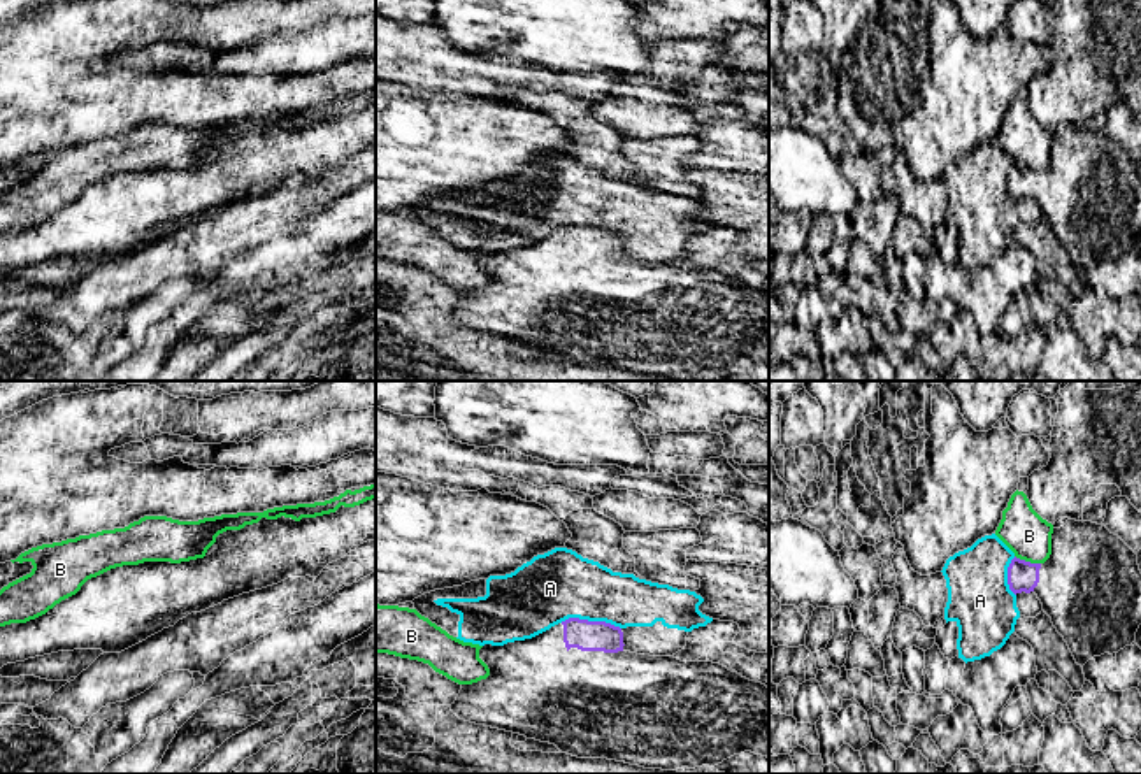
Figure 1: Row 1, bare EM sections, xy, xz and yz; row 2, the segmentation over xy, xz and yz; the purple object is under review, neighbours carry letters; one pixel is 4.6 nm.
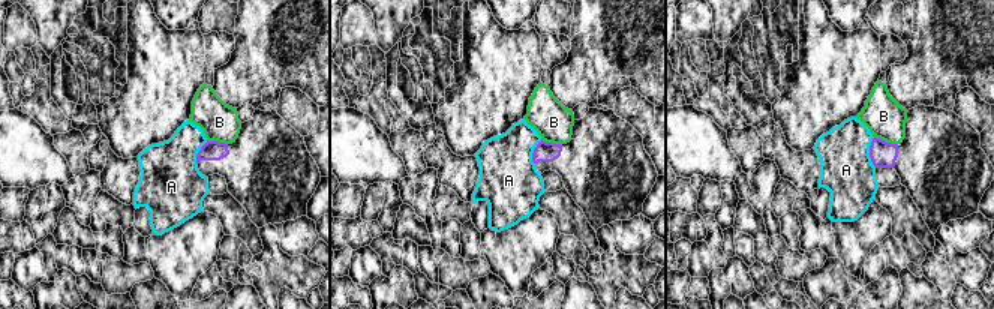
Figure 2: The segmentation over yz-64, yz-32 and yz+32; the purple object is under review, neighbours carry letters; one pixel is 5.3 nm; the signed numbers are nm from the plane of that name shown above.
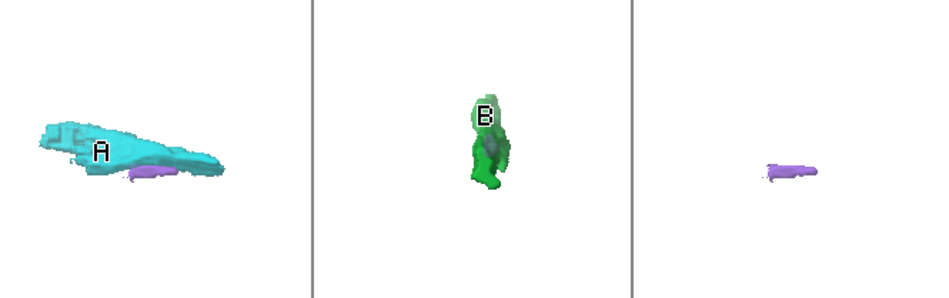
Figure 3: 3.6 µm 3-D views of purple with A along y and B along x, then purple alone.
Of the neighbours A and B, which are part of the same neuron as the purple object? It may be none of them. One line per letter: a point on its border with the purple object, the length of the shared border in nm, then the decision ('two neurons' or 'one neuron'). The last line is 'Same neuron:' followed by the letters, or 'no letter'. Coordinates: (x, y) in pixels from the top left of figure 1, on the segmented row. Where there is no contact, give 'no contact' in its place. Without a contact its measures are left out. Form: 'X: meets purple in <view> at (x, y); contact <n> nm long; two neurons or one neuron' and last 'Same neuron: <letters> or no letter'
A: meets purple in xz at (590, 622); contact 280 nm long; two neurons
B: meets purple in yz at (1027, 562); contact 130 nm long; two neurons
Same neuron: no letter

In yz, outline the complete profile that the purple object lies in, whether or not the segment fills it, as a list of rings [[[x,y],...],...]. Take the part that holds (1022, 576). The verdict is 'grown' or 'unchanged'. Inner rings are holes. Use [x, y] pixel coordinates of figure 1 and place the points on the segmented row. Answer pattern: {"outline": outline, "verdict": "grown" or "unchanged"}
{"outline": [[[1067,520],[1051,534],[1051,555],[1044,563],[1013,558],[1008,567],[1009,590],[1034,591],[1043,611],[1067,642],[1078,665],[1094,656],[1118,653],[1136,642],[1141,625],[1141,570],[1137,555],[1104,525]]], "verdict": "grown"}

